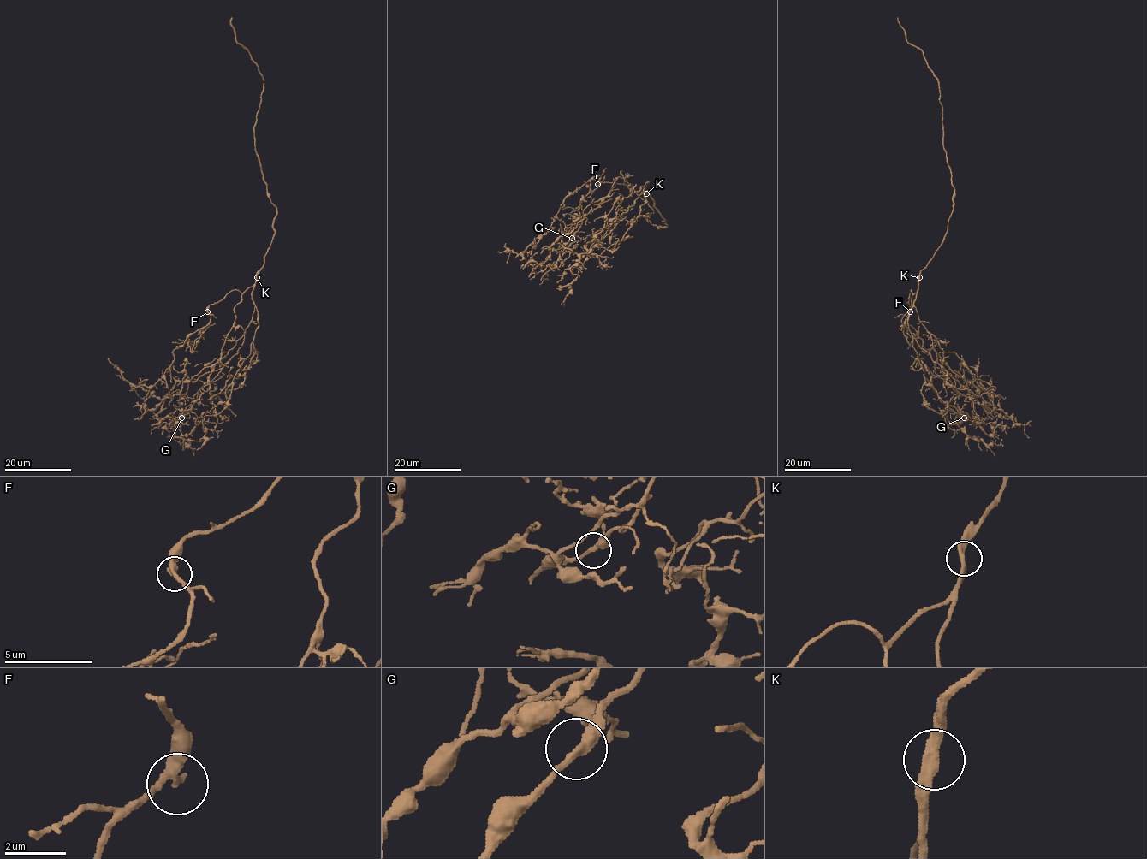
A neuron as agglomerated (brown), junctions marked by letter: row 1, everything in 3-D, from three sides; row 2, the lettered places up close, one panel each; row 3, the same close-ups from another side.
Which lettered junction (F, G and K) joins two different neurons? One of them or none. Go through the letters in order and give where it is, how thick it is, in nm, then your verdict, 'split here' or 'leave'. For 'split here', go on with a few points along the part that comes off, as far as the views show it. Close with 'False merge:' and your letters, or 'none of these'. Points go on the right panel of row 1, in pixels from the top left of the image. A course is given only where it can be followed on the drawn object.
F: place (910, 311); calibre 320 nm; leave
G: place (964, 417); calibre 340 nm; leave
K: place (919, 277); calibre 320 nm; leave
False merge: none of these

